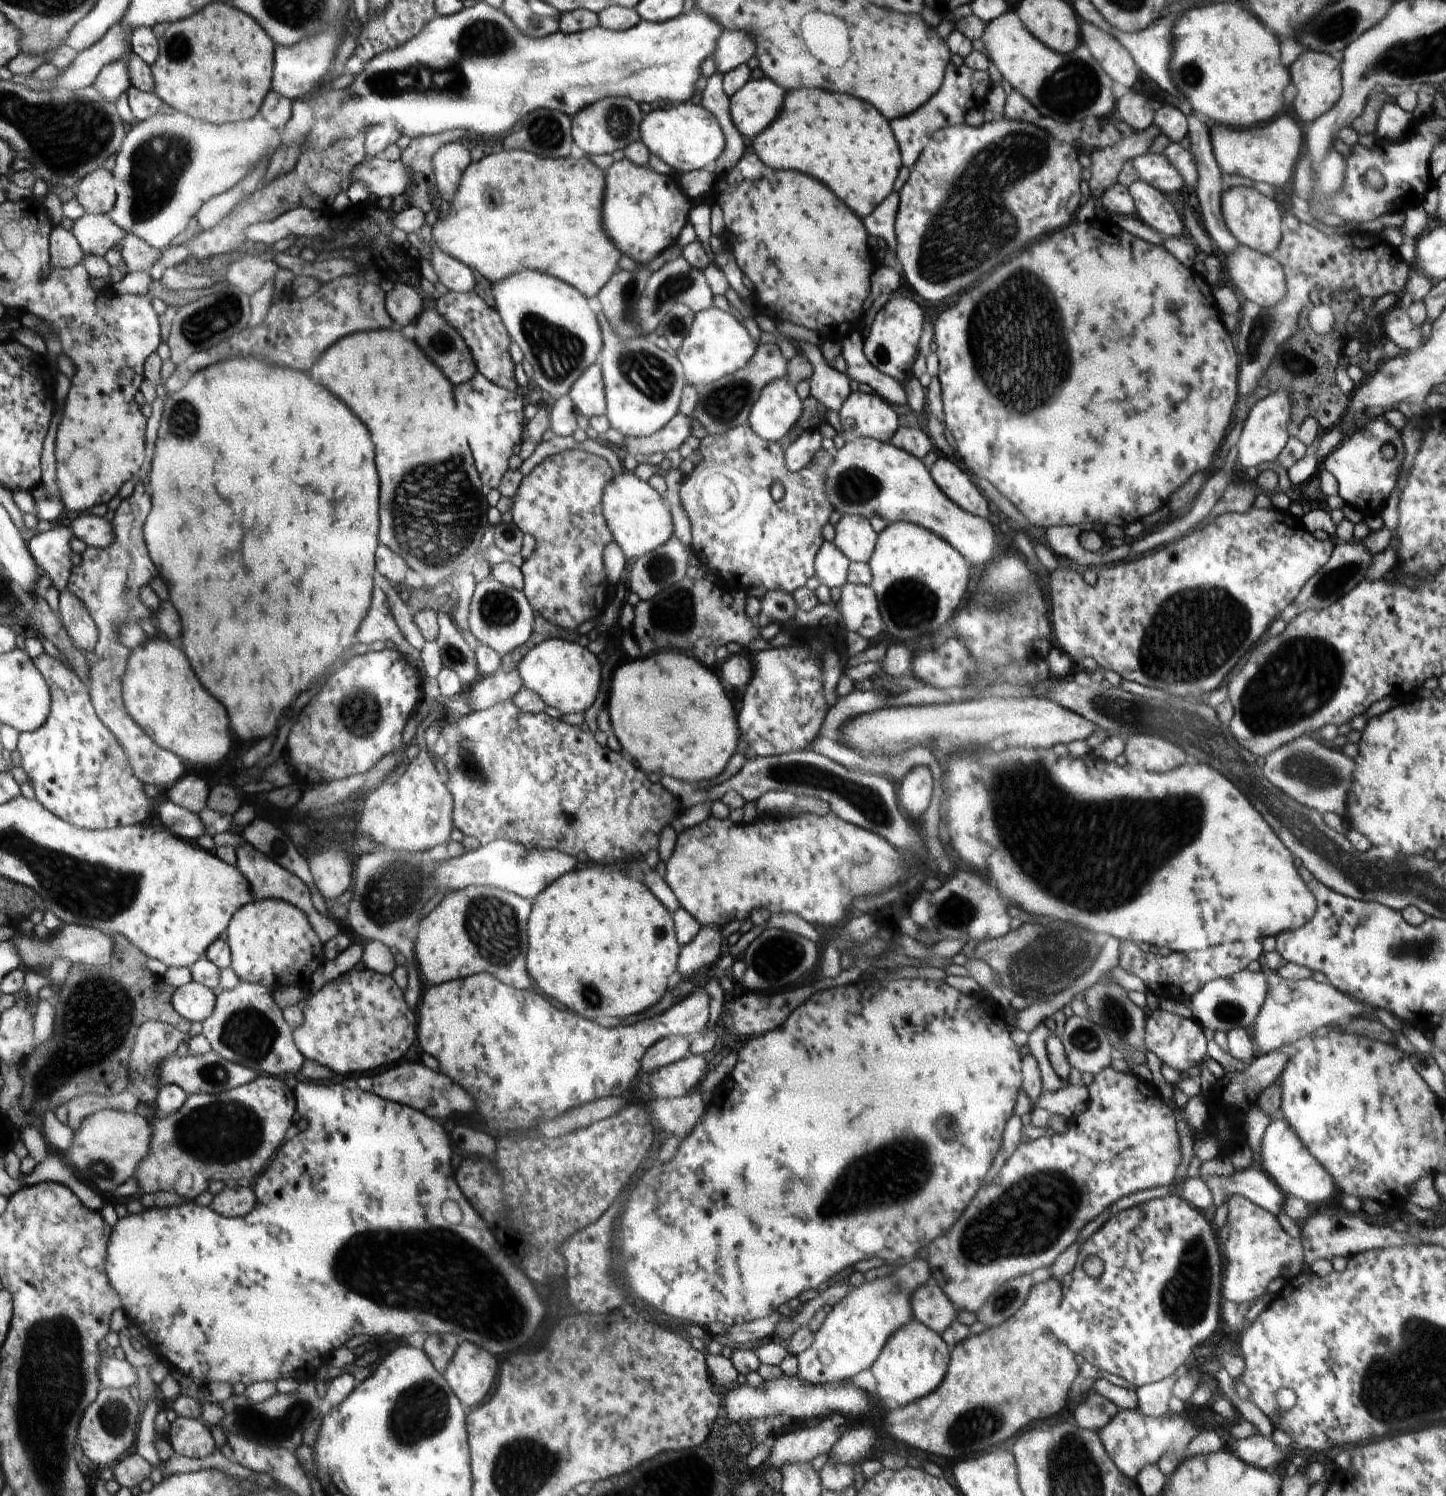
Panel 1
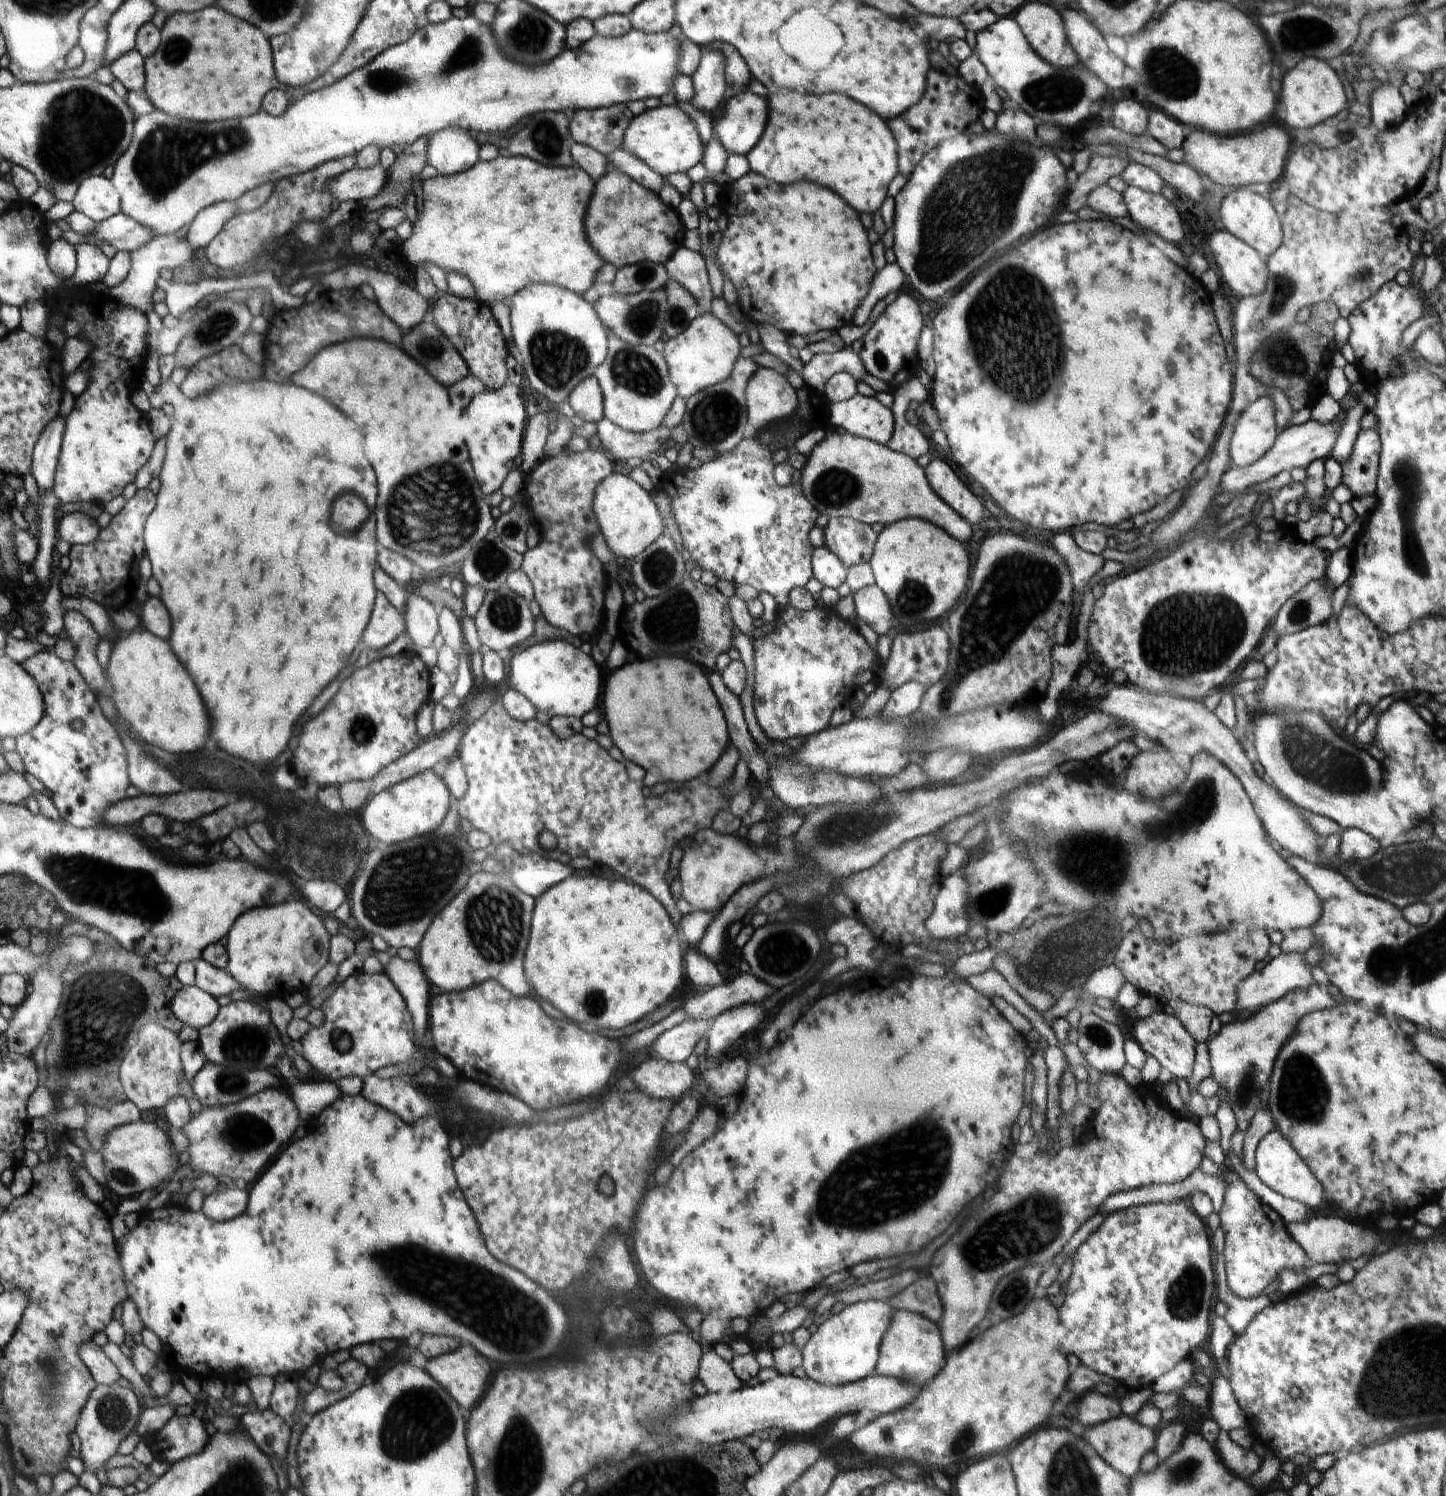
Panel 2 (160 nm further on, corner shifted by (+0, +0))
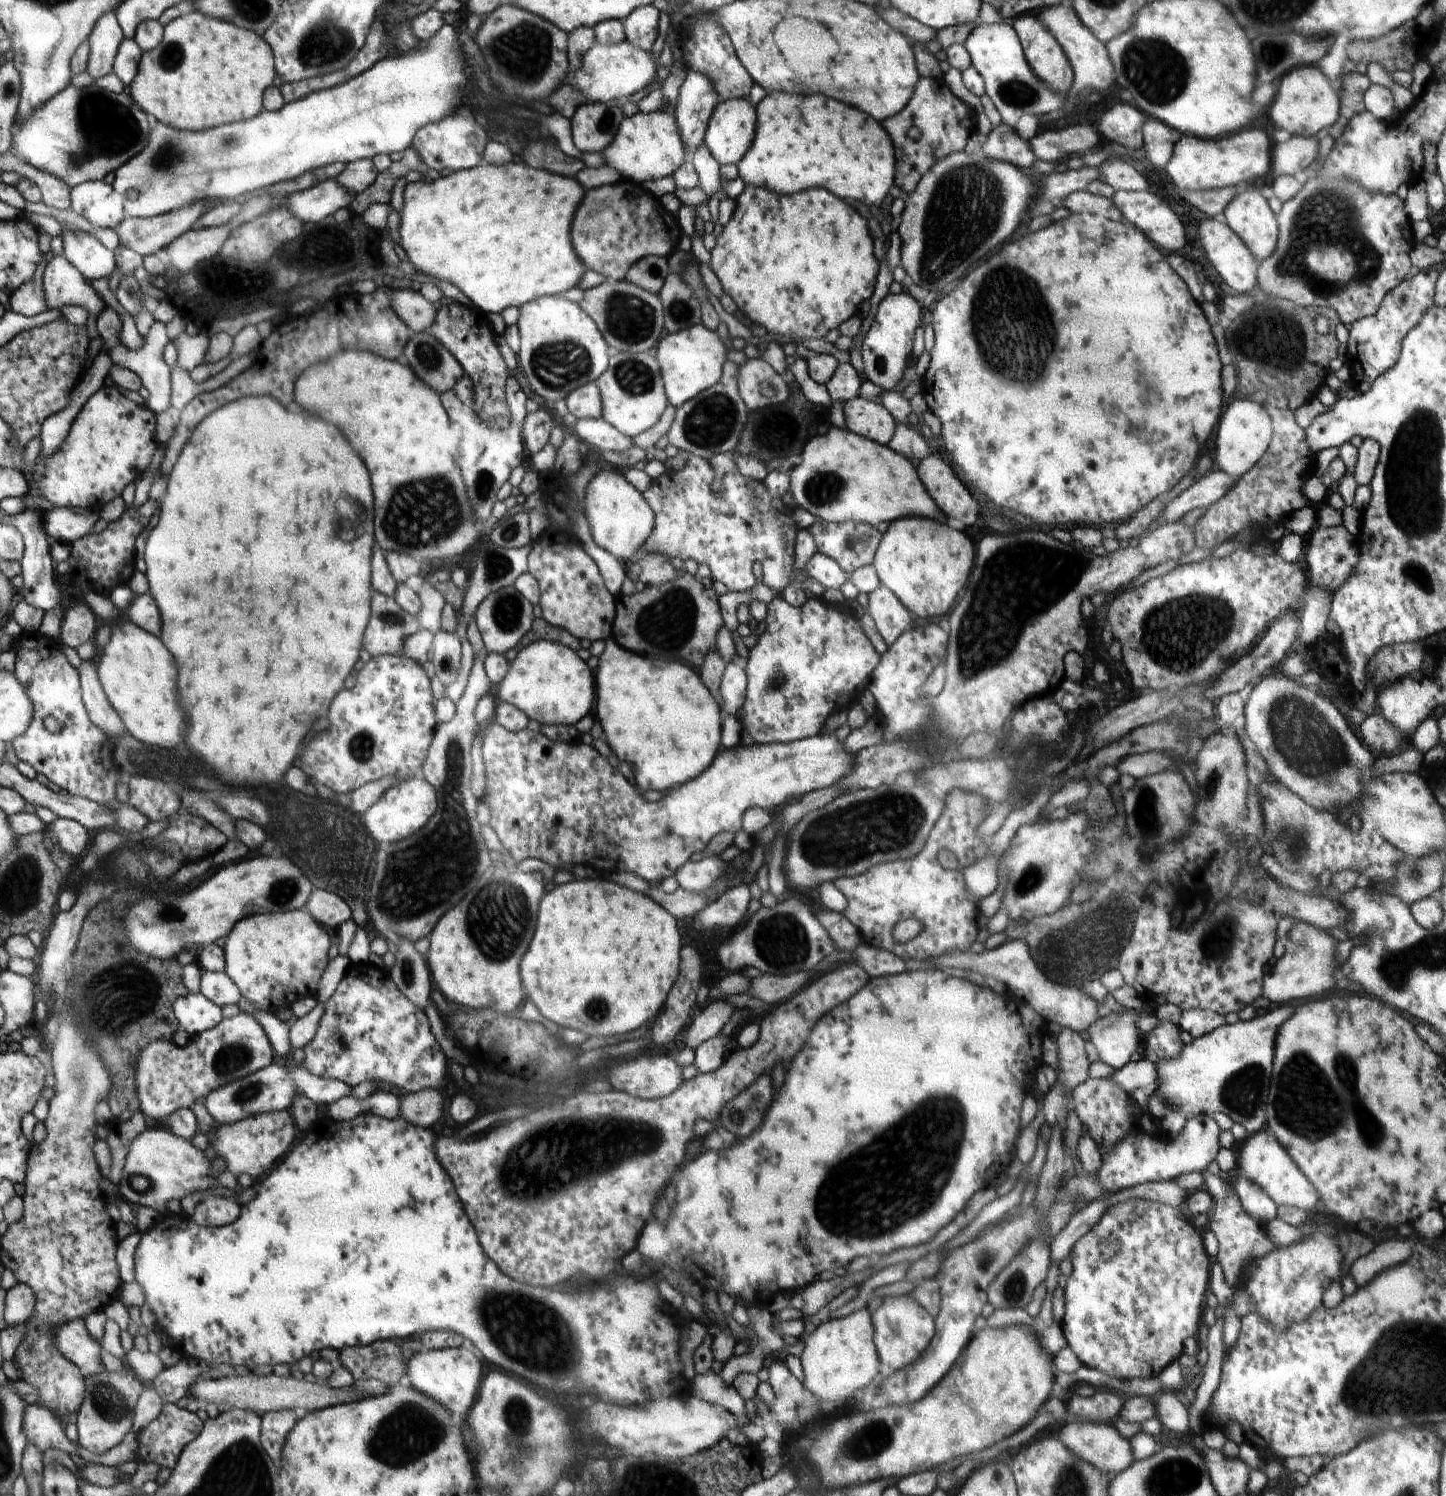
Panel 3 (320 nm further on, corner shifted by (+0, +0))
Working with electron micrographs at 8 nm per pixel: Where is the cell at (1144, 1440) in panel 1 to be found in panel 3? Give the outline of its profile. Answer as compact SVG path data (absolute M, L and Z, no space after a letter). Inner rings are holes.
M1072 1419L1060 1432L1060 1442L1068 1448L1072 1454L1078 1455L1084 1462L1090 1463L1108 1479L1112 1480L1118 1473L1127 1470L1134 1462L1132 1447L1129 1440L1125 1439L1119 1430L1112 1424L1095 1423Z

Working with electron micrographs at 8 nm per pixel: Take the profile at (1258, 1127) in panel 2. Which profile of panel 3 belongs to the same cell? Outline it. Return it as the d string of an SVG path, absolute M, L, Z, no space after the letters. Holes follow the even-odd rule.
M1244 1175L1238 1176L1235 1186L1242 1208L1259 1223L1269 1223L1277 1218L1277 1206L1262 1189Z

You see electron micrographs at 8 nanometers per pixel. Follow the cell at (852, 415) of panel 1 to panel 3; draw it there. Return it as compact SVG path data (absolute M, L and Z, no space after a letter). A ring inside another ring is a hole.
M854 397L843 404L844 427L886 446L895 436L894 418L875 401Z

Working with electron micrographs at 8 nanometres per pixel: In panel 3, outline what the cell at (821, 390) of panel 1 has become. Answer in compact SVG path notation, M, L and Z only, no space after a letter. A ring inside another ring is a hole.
M840 363L825 384L834 401L846 402L859 396L864 379L850 363Z

